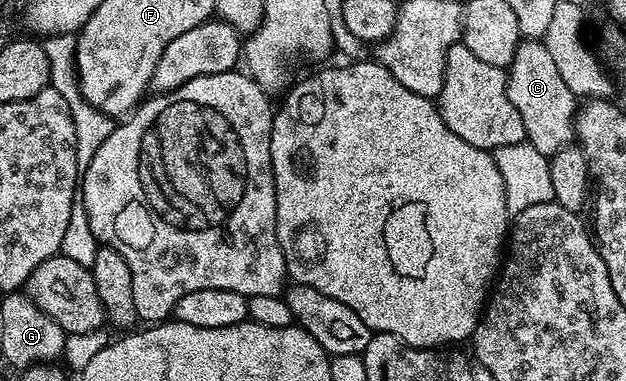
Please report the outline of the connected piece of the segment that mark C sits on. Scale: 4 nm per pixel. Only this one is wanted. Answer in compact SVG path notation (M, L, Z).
M520 39L506 74L509 102L517 106L517 114L521 114L521 122L525 122L526 141L548 158L568 147L576 139L577 97L573 90L569 90L569 86L565 86L542 39Z

